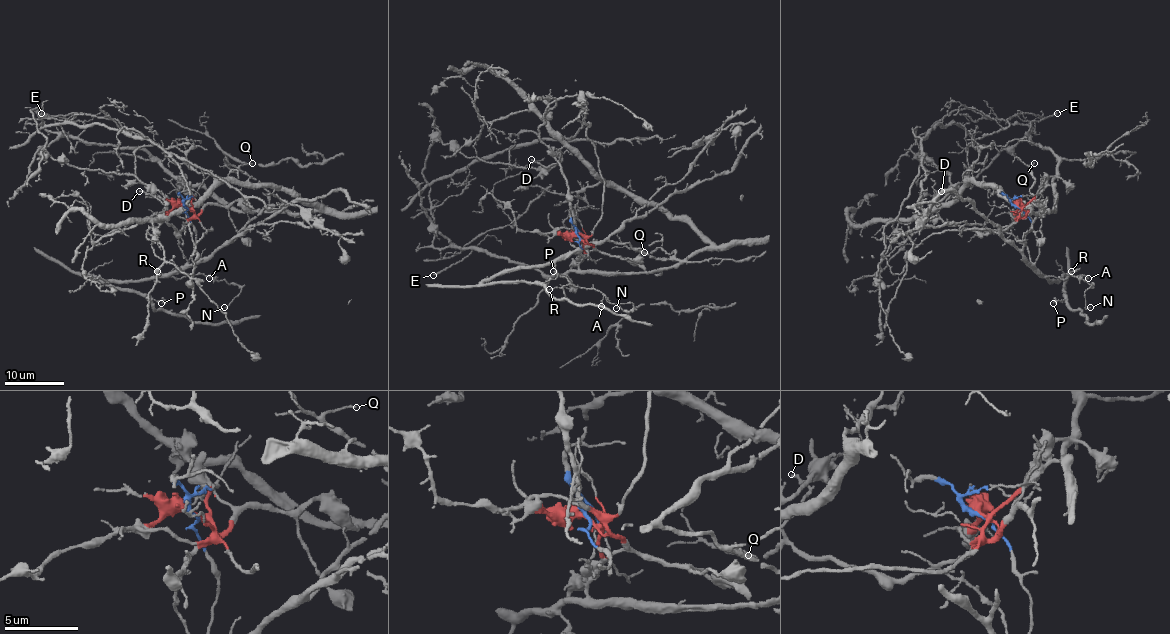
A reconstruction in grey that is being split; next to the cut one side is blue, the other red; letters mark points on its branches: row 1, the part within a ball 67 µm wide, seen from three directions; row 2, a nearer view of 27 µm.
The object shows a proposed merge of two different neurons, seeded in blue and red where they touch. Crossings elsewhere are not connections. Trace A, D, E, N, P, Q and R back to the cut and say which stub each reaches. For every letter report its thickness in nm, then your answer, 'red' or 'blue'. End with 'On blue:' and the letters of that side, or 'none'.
A: 140 nm | blue
D: 170 nm | red
E: 220 nm | red
N: 120 nm | blue
P: 70 nm | blue
Q: 110 nm | blue
R: 100 nm | blue
On blue: A, N, P, Q, R

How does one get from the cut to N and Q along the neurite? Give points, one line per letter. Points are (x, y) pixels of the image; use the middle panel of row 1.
N: (577, 234), (588, 257), (571, 252), (555, 269), (608, 302), (629, 311), (632, 303), (616, 308)
Q: (577, 234), (585, 257), (582, 251), (605, 240), (656, 258), (674, 254), (631, 248), (644, 252)

